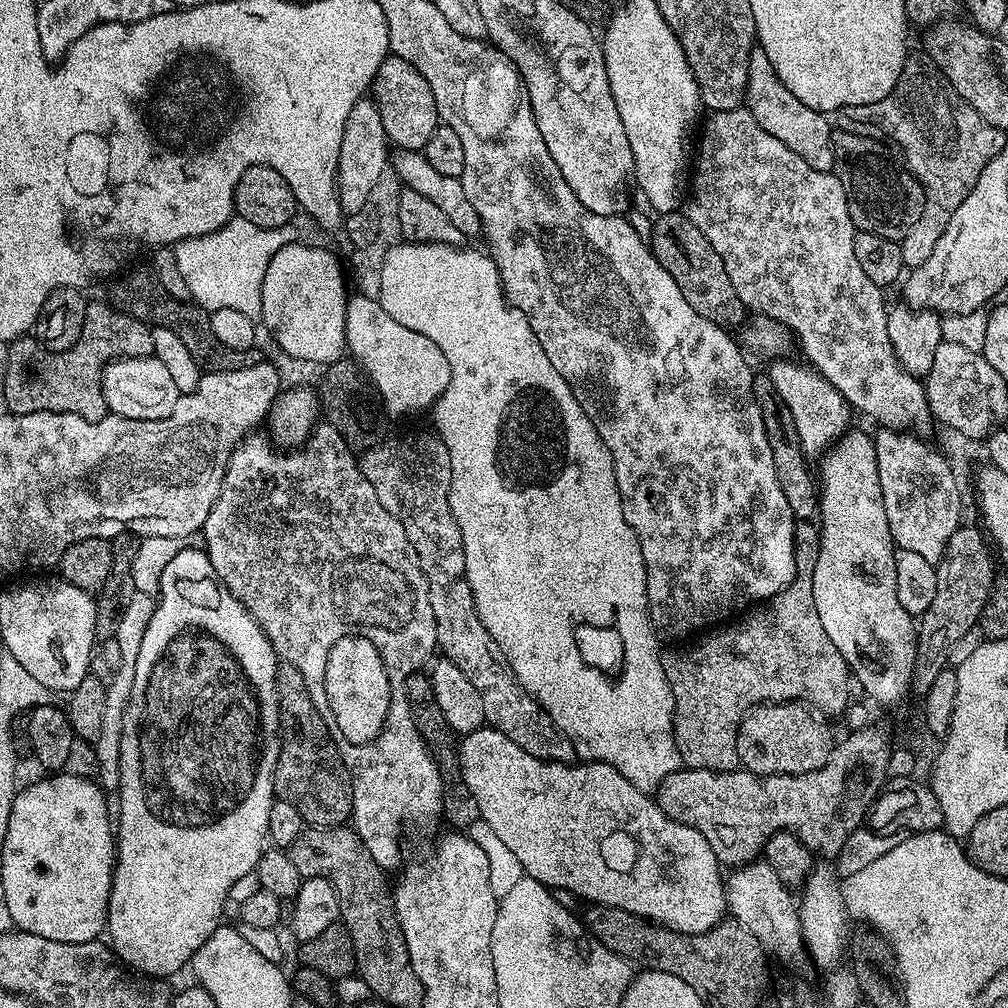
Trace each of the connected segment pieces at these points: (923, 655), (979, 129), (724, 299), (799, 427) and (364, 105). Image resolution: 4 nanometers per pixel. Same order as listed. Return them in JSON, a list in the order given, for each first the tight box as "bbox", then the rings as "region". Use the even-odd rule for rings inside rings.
[{"bbox":[916,526,996,674],"region":[[[961,526],[950,538],[949,551],[940,561],[936,577],[938,590],[934,590],[934,602],[918,620],[916,637],[916,672],[935,674],[945,667],[957,641],[972,628],[977,627],[983,610],[992,598],[996,580],[996,564],[992,561],[993,549],[984,545],[986,536],[979,527]],[[957,548],[957,552],[955,552]],[[993,583],[993,584],[992,584]],[[945,660],[945,664],[944,664]]]},{"bbox":[842,55,1006,214],"region":[[[909,55],[908,61],[902,66],[902,74],[898,78],[894,90],[886,98],[873,104],[845,108],[842,116],[852,123],[849,125],[873,124],[877,128],[877,130],[875,129],[877,133],[885,132],[885,134],[880,134],[887,137],[899,149],[902,156],[902,151],[904,151],[903,159],[906,161],[907,167],[912,175],[924,185],[931,203],[933,200],[944,211],[944,214],[950,214],[964,201],[966,194],[970,194],[970,190],[978,182],[982,170],[986,170],[989,162],[1006,147],[1006,140],[1004,140],[1006,132],[1005,129],[995,128],[985,122],[964,101],[962,94],[958,94],[958,90],[954,90],[954,86],[950,86],[950,82],[942,74],[940,67],[928,55],[919,55]]]},{"bbox":[650,211,746,330],"region":[[[683,211],[665,212],[657,220],[660,221],[652,228],[652,240],[650,236],[652,254],[658,258],[661,266],[670,274],[670,278],[674,278],[674,282],[678,282],[678,290],[682,290],[686,302],[690,302],[690,306],[694,306],[694,310],[698,310],[698,314],[702,314],[702,318],[710,318],[710,322],[714,322],[722,328],[736,330],[738,327],[737,329],[739,329],[745,323],[746,309],[734,290],[734,282],[730,282],[730,274],[726,274],[726,266],[722,266],[722,258],[718,258],[718,250],[714,250],[714,246],[710,246],[706,234],[702,234],[702,230],[698,230],[698,226],[694,226],[694,222]]]},{"bbox":[766,358,854,457],"region":[[[780,358],[773,359],[769,368],[766,368],[766,375],[770,382],[774,382],[774,390],[782,398],[787,408],[792,424],[796,427],[796,433],[800,439],[800,449],[804,451],[805,457],[823,457],[832,448],[837,440],[849,431],[848,424],[854,417],[853,409],[849,408],[846,398],[826,382],[826,378],[820,375],[815,368],[807,363],[783,364],[785,361]]]},{"bbox":[336,98,390,214],"region":[[[361,98],[350,110],[346,118],[346,126],[342,134],[342,150],[338,154],[338,174],[336,186],[340,190],[340,205],[345,213],[351,214],[369,207],[372,191],[380,184],[384,176],[384,168],[390,164],[390,141],[384,133],[382,114],[378,114],[376,101],[371,98]]]}]

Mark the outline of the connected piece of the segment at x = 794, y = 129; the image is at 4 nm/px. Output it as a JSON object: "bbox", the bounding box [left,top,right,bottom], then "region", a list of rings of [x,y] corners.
{"bbox":[744,50,834,171],"region":[[[754,50],[750,56],[744,104],[754,118],[754,122],[758,122],[758,126],[762,126],[766,134],[774,134],[774,138],[778,138],[782,146],[790,146],[790,150],[794,150],[794,154],[798,154],[802,162],[814,166],[814,170],[833,171],[832,134],[834,128],[833,125],[828,125],[829,117],[823,112],[798,102],[798,98],[794,98],[794,94],[790,94],[790,90],[782,86],[782,78],[774,74],[774,66],[770,66],[770,58],[766,58],[766,54],[759,50]]]}

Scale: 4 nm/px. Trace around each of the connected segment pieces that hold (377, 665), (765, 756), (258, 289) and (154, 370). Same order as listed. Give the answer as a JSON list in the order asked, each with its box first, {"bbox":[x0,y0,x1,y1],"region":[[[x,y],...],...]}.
[{"bbox":[322,634,389,744],"region":[[[349,634],[331,649],[322,687],[334,717],[333,723],[342,729],[342,736],[352,744],[367,744],[382,729],[389,707],[388,671],[377,648],[359,634]]]},{"bbox":[736,703,834,778],"region":[[[763,703],[755,705],[739,723],[736,748],[739,763],[761,778],[803,776],[824,767],[834,752],[834,739],[803,703]]]},{"bbox":[174,218,289,318],"region":[[[233,218],[206,236],[179,240],[174,245],[178,274],[190,288],[192,300],[205,312],[214,310],[242,310],[242,314],[256,318],[262,310],[262,284],[266,268],[278,250],[289,243],[288,228],[263,228]]]},{"bbox":[102,354,182,420],"region":[[[152,354],[113,359],[103,369],[102,383],[109,413],[122,418],[164,420],[167,416],[175,416],[176,405],[182,399],[178,386],[174,386],[174,378],[170,378],[166,366]]]}]

